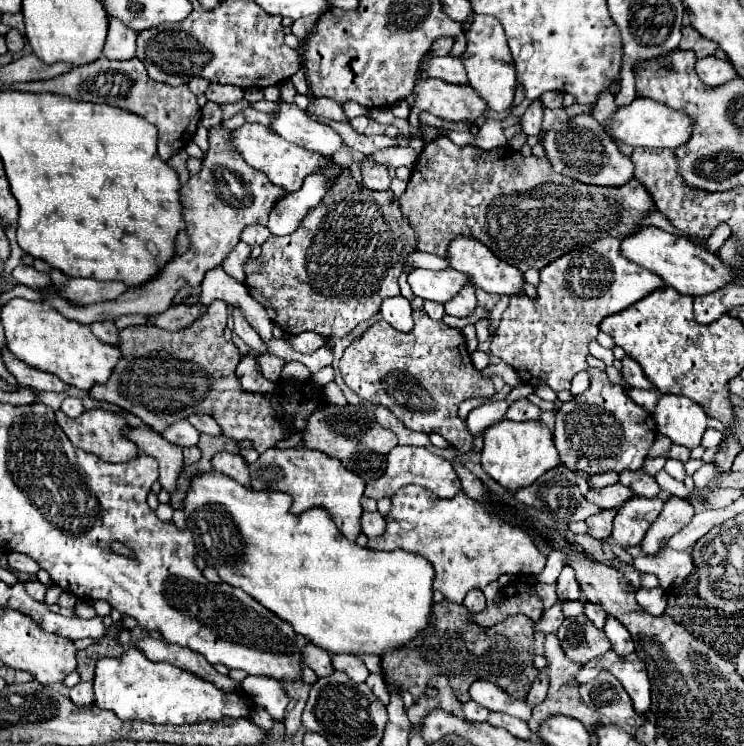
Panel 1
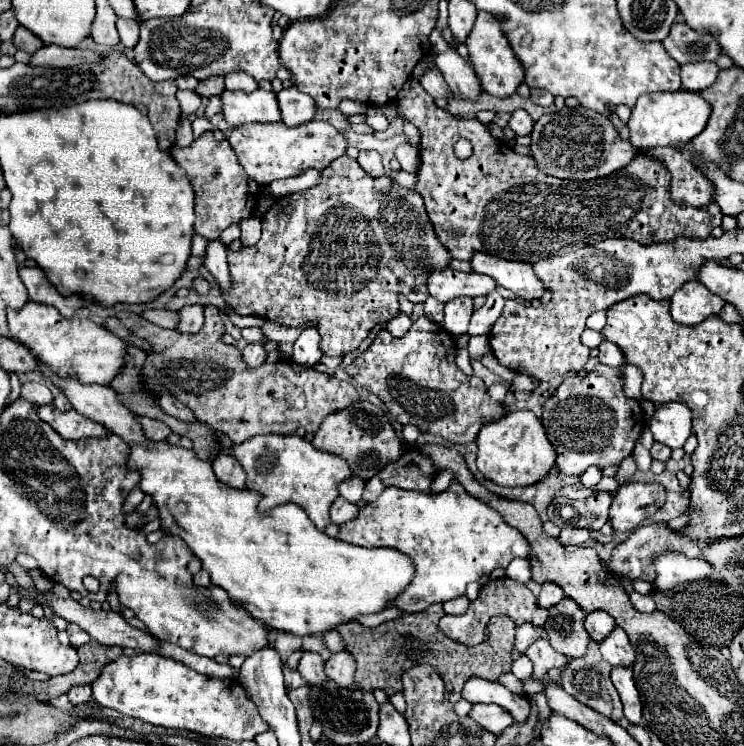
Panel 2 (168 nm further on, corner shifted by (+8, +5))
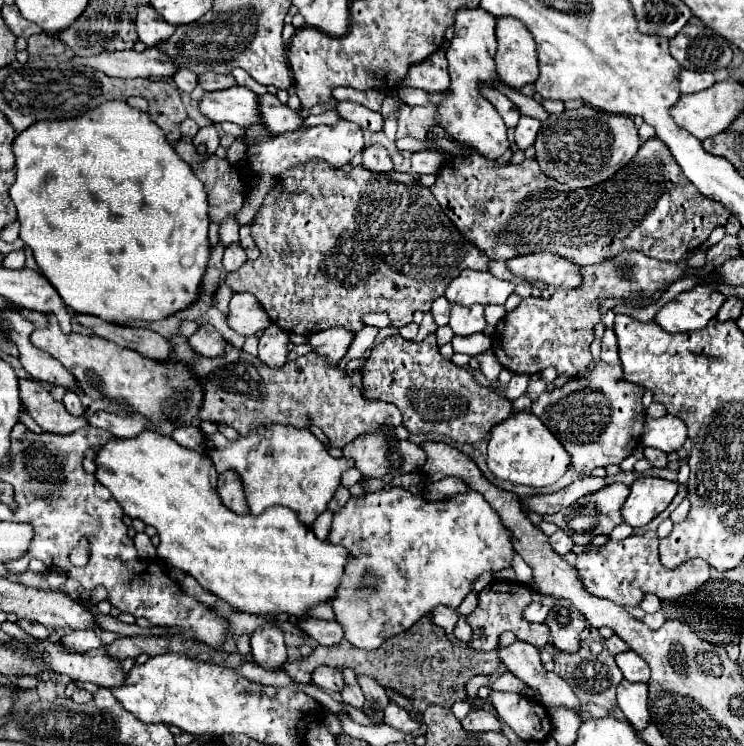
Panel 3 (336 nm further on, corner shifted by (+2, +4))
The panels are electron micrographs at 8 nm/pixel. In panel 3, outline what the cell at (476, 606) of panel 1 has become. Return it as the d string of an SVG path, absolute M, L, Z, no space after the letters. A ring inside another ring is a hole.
M435 606L429 612L429 616L431 616L431 622L441 626L447 634L451 634L457 624L457 612L455 612L455 608L449 608L449 606Z

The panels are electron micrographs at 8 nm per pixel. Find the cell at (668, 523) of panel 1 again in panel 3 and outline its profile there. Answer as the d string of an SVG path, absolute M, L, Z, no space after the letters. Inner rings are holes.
M635 534L625 540L607 540L599 548L581 552L575 560L575 568L585 590L597 598L607 598L619 606L639 606L647 594L655 594L659 600L677 600L697 590L709 580L709 564L701 558L693 558L681 564L677 570L667 570L659 562L659 538L643 536L637 542Z

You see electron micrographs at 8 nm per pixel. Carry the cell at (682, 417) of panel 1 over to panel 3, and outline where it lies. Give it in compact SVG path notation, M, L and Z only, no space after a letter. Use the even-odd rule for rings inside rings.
M665 414L661 418L647 416L647 422L643 426L643 436L641 436L643 446L651 446L669 454L681 448L685 440L687 440L687 428L681 418L671 414Z

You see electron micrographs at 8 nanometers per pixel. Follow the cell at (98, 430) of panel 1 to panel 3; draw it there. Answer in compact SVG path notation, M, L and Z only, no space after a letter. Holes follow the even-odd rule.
M19 380L19 394L23 408L31 414L31 418L45 430L55 434L71 434L79 428L85 428L85 418L71 416L63 402L55 400L39 382L35 380Z

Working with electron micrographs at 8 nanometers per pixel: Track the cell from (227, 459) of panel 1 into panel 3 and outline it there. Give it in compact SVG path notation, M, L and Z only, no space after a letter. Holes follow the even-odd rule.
M227 470L219 476L217 494L219 494L221 502L225 502L225 506L229 510L233 510L235 514L247 514L249 512L247 502L245 502L245 494L243 494L243 484L235 472Z

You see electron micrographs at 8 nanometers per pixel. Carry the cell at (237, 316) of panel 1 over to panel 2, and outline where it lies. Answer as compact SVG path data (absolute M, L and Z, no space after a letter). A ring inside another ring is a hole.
M213 241L211 245L207 245L207 253L205 253L203 267L215 277L217 285L221 287L221 291L231 291L229 267L227 267L225 253L227 253L227 249L223 249L223 245L219 241Z

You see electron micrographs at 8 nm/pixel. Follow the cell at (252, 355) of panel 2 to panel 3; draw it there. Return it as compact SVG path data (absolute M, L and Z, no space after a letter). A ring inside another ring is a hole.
M271 324L259 340L259 358L269 368L281 368L287 362L289 352L287 344L289 344L289 332Z

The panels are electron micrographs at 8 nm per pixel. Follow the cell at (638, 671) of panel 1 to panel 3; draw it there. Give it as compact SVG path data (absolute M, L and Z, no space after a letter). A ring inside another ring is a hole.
M623 680L617 686L617 702L627 720L633 724L635 730L643 730L649 722L649 708L647 708L647 684L633 684Z

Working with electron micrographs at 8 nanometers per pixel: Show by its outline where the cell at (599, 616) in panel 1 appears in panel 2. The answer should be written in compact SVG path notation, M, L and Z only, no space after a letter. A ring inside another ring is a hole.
M597 609L597 611L587 613L585 629L589 631L589 635L591 635L591 639L593 639L595 643L603 641L603 637L605 637L613 627L615 627L615 619L611 619L611 615L609 615L607 611Z

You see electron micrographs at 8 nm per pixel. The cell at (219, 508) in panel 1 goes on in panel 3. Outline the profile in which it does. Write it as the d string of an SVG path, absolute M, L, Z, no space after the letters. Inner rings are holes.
M145 432L145 434L137 434L137 438L111 438L105 446L101 446L95 454L95 464L97 464L97 470L95 470L95 478L105 486L109 488L109 492L115 496L115 500L121 504L121 508L125 510L125 514L129 518L139 518L143 520L145 524L153 526L161 538L161 546L157 548L157 554L159 558L169 564L169 566L175 566L179 570L183 570L185 574L191 574L205 590L209 590L211 594L215 594L217 598L225 600L227 604L231 604L235 610L241 610L241 612L251 612L251 614L259 614L259 616L267 616L267 618L273 618L277 614L285 614L289 616L291 620L297 620L297 618L305 618L307 616L307 610L315 604L321 604L321 602L329 602L331 596L335 594L337 586L339 586L339 580L343 576L343 568L345 568L345 562L349 560L347 556L347 550L343 550L343 546L333 546L333 544L327 544L327 542L321 542L315 538L313 530L309 526L303 526L301 522L297 522L297 514L293 514L291 510L287 510L285 506L273 506L269 510L265 510L265 514L259 514L259 516L253 516L253 514L233 514L229 508L225 508L221 504L221 500L217 498L217 492L215 492L215 486L217 486L217 474L215 474L215 466L213 462L205 456L205 454L199 454L195 450L189 450L189 448L183 448L179 446L171 436L161 436L157 432Z

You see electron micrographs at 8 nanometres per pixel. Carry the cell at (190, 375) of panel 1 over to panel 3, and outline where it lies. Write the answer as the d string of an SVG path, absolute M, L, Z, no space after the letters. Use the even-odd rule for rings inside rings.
M175 336L173 346L177 360L189 364L201 376L205 386L201 420L229 424L241 436L259 426L271 424L291 424L295 428L319 426L333 446L345 448L353 438L375 432L383 424L401 424L401 412L393 404L365 400L351 378L341 372L337 364L329 364L321 354L309 352L275 370L265 366L259 358L237 350L233 344L227 346L225 356L221 358L203 358L193 354L185 336Z

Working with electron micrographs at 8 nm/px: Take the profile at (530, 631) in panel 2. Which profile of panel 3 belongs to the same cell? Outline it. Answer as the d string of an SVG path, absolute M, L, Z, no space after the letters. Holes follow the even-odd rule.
M515 640L507 648L497 648L497 656L513 676L517 676L529 688L539 690L543 706L567 706L579 712L577 696L563 678L543 668L535 646Z

